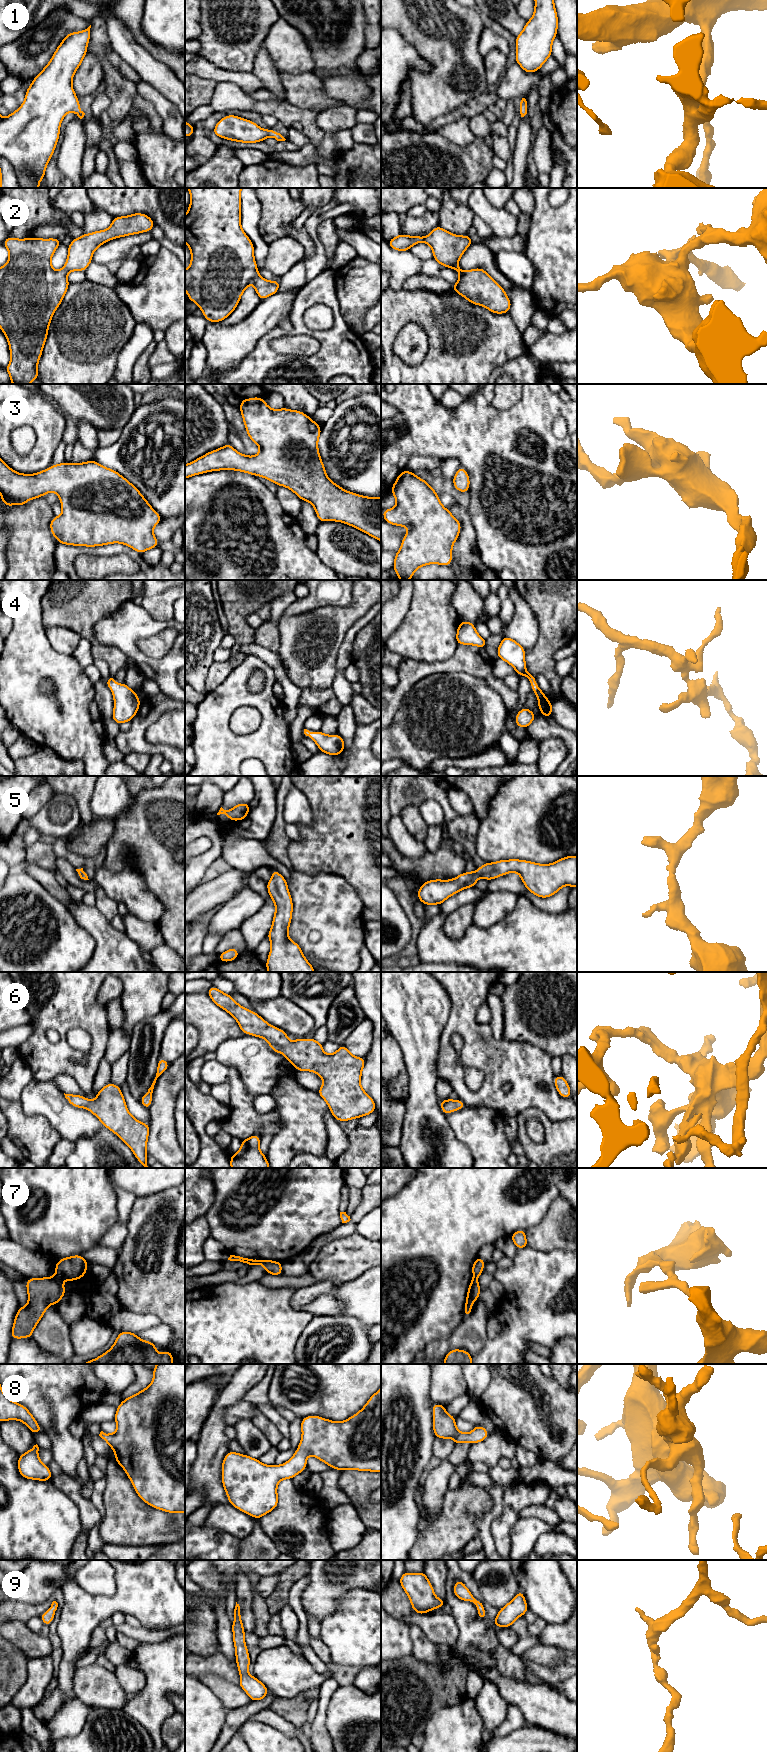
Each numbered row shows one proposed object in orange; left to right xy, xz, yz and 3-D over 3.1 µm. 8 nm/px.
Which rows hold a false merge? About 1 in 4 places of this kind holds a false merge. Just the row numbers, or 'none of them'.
7

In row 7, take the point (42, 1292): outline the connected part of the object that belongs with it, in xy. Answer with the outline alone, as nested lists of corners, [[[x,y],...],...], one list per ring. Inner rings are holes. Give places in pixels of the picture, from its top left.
[[[56,1276],[29,1278],[25,1284],[28,1303],[25,1307],[19,1307],[16,1313],[11,1330],[12,1339],[31,1338],[48,1306],[57,1306],[66,1293],[63,1279]]]

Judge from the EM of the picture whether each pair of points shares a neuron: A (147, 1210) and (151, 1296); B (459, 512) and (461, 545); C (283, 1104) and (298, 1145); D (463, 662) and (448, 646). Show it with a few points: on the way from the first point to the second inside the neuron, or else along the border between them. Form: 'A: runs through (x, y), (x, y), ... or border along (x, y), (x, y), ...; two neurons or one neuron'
A: runs through (163, 1229), (167, 1237), (163, 1264), (157, 1274); one neuron
B: runs through (465, 520), (465, 537); one neuron
C: runs through (293, 1114), (298, 1119), (298, 1135); one neuron
D: border along (457, 645), (454, 652), (448, 658), (433, 662); two neurons

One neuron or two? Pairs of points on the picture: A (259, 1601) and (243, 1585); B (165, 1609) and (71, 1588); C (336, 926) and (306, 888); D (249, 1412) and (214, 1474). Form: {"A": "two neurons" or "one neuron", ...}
{"A": "two neurons", "B": "one neuron", "C": "one neuron", "D": "two neurons"}

